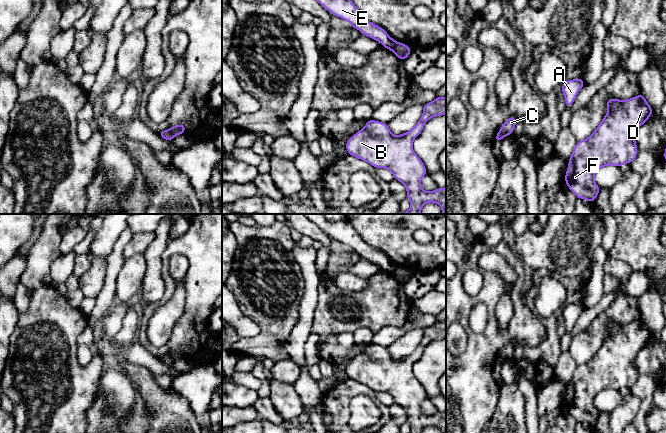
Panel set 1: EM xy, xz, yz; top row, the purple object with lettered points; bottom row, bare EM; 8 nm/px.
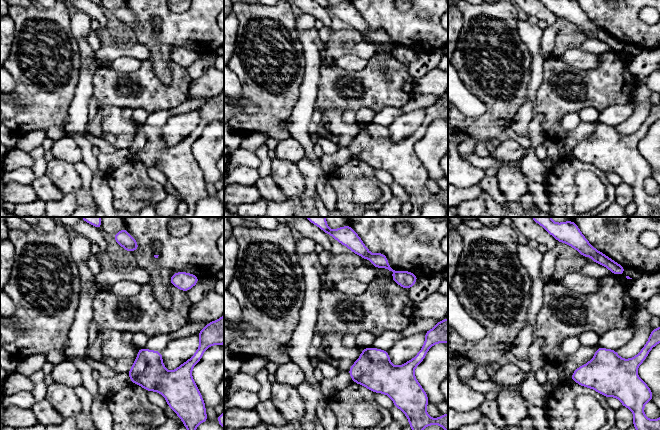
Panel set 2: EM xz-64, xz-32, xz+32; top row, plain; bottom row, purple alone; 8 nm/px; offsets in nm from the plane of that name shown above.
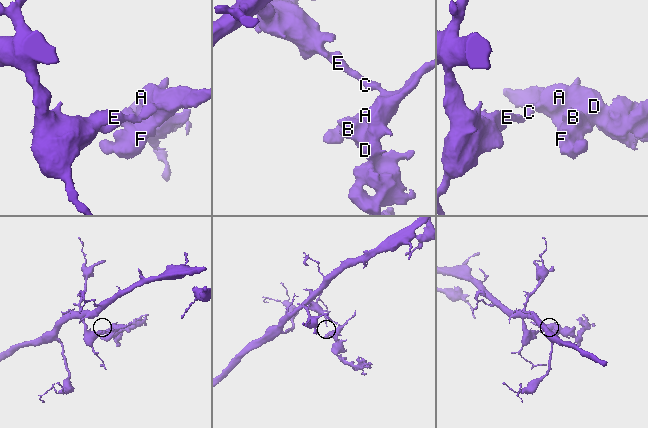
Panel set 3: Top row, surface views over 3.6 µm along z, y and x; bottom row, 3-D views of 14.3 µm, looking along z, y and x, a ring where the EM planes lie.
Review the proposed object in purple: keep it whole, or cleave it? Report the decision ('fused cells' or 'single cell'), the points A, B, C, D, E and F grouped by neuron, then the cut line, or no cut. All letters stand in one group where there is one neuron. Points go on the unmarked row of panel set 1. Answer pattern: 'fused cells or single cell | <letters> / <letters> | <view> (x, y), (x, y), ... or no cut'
fused cells | A B C D F / E | xz (398, 267), (391, 274)

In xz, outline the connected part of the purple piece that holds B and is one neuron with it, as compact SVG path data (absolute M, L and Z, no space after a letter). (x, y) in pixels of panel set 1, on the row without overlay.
M446 320L436 321L432 326L423 329L423 338L417 348L408 356L394 360L387 347L368 344L365 351L349 362L345 372L349 379L364 384L375 392L385 392L392 396L394 403L403 407L407 414L407 423L411 426L410 433L422 433L428 426L434 426L446 433L446 411L427 416L422 413L421 402L427 393L421 383L412 374L413 364L420 359L425 347L434 340L446 338Z

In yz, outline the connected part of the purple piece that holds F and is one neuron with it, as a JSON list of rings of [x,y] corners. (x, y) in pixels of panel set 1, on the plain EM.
[[[641,316],[638,320],[628,324],[610,322],[606,328],[608,336],[599,350],[588,362],[577,365],[569,382],[569,390],[564,401],[568,412],[575,420],[590,427],[596,423],[601,412],[594,405],[595,397],[604,390],[621,391],[623,388],[632,387],[637,380],[637,368],[634,364],[636,356],[654,338]]]

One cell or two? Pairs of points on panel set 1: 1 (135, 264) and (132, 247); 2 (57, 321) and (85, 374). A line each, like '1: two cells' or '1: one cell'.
1: two cells
2: one cell

